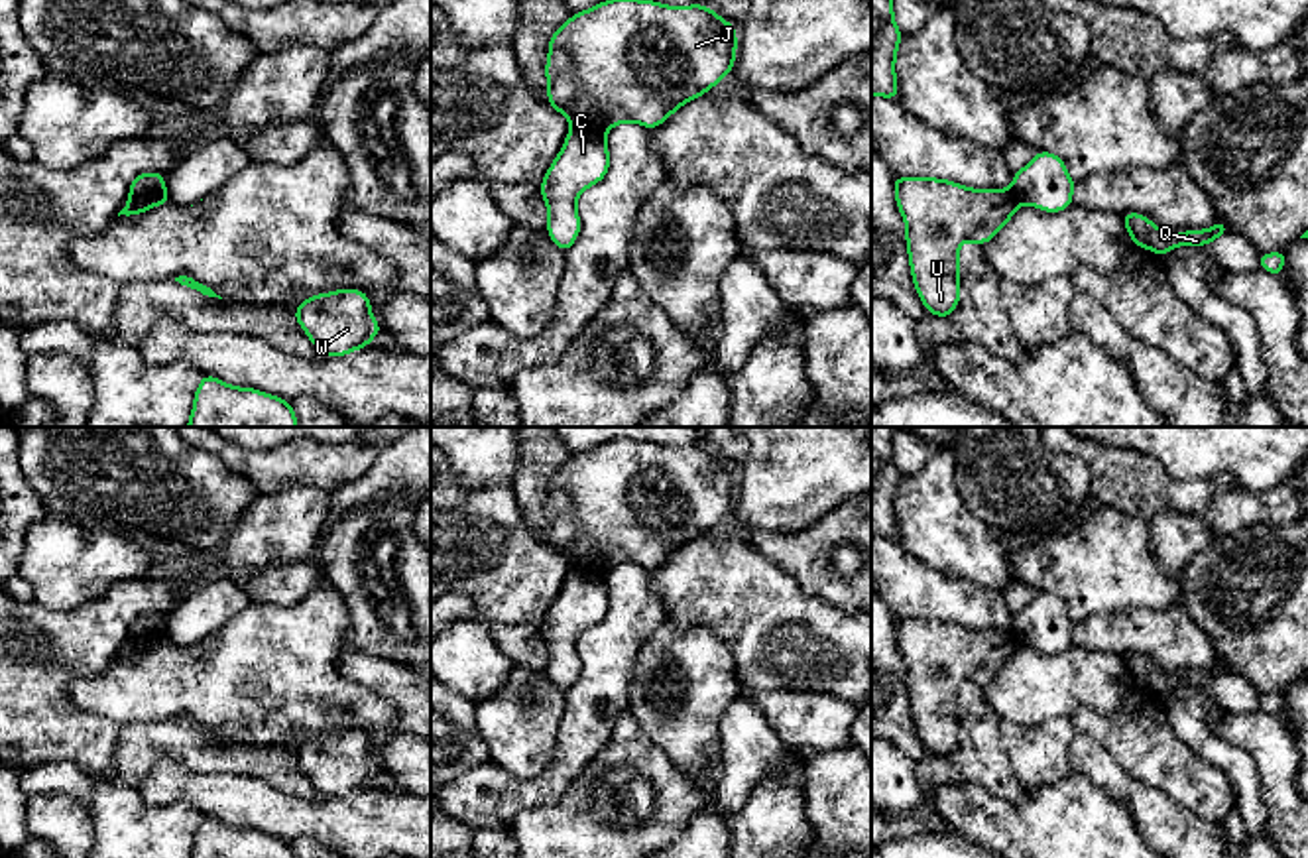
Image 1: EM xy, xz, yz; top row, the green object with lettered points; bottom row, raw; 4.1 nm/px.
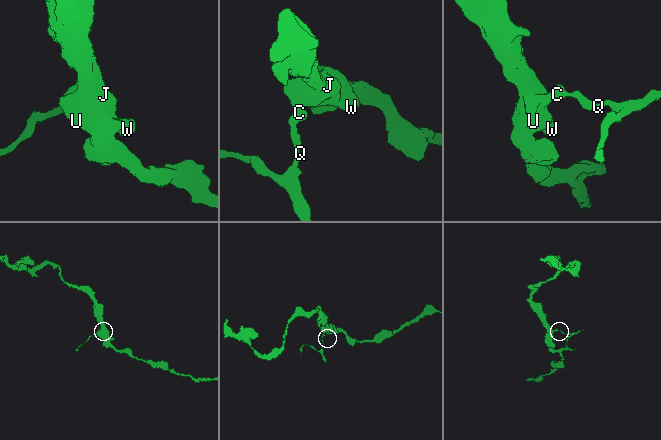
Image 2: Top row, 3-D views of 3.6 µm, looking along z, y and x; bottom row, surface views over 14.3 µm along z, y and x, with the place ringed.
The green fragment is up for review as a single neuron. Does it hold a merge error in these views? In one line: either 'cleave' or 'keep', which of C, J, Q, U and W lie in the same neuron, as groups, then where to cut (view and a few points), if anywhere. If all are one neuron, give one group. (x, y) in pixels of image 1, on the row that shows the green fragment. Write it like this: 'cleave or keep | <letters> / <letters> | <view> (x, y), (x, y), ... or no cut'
cleave | C Q / J U W | xy (162, 187), (130, 199)

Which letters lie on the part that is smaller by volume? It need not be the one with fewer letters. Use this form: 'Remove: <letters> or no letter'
Remove: C, Q

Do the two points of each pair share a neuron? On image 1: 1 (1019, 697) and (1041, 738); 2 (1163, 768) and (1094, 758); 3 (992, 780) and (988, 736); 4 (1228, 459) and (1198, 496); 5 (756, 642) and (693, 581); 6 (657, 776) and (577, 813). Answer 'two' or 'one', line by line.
1: two
2: two
3: one
4: two
5: one
6: one

